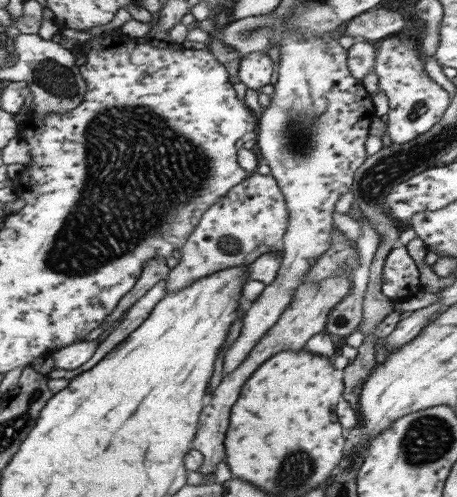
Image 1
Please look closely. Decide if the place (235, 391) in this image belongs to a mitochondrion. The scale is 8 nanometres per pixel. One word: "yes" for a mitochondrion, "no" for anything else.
no

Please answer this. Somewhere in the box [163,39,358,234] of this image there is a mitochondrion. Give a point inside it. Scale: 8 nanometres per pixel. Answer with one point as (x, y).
(299, 133)

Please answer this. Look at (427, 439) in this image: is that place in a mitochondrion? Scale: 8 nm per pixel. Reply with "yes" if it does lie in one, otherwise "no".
yes

